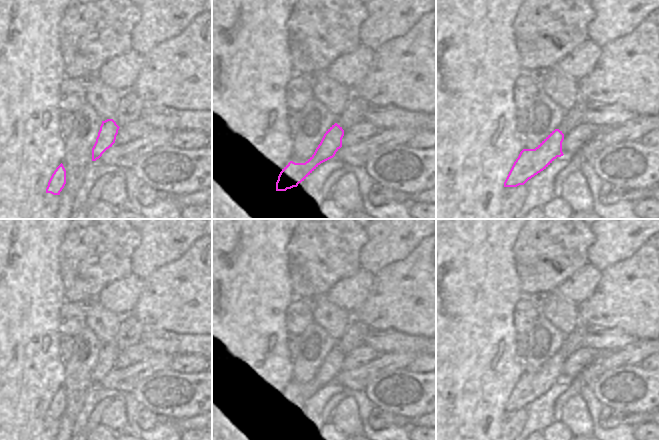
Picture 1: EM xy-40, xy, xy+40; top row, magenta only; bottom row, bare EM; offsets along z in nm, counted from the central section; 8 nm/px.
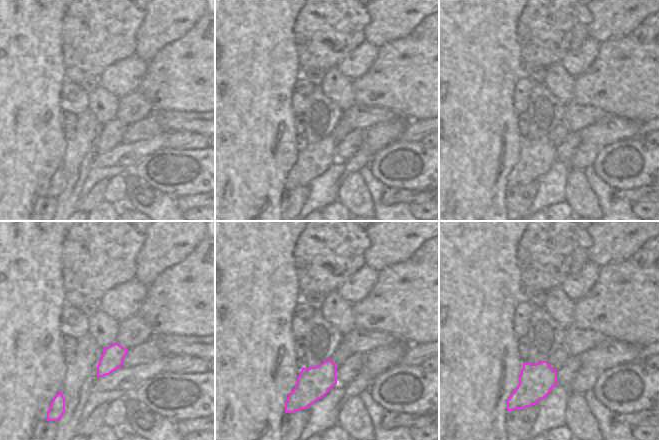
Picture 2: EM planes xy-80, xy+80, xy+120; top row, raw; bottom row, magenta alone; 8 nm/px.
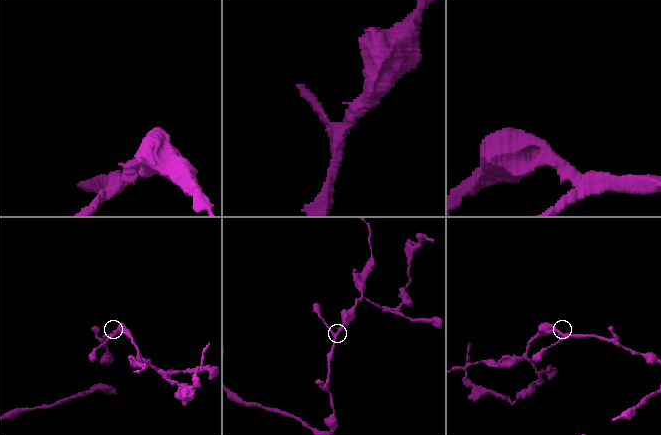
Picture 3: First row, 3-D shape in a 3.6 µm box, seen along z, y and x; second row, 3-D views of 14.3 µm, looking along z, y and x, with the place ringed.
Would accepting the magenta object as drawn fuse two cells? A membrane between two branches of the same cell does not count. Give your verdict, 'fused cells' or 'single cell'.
single cell

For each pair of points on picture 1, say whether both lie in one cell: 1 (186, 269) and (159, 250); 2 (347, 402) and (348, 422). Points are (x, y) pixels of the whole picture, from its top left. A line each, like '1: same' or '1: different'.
1: different
2: same

